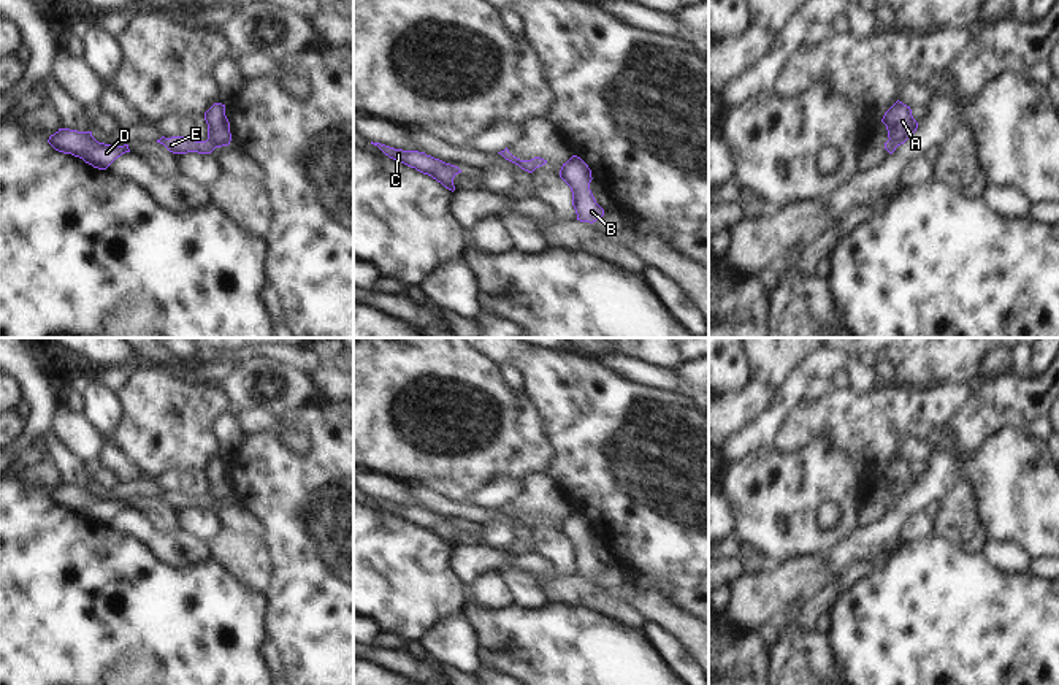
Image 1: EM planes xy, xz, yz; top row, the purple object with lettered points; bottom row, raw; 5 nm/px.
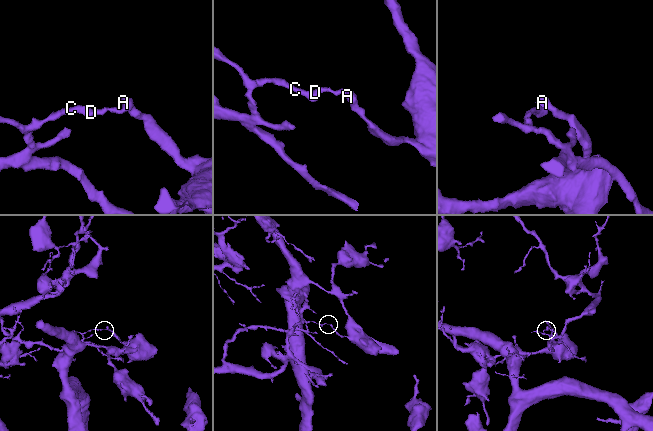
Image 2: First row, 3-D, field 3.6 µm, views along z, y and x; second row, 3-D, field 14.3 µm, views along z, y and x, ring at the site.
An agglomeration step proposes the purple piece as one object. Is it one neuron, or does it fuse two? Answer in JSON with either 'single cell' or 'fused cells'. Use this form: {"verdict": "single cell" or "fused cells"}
{"verdict": "fused cells"}

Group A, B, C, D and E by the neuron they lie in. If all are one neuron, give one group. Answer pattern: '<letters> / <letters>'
A B / C D E

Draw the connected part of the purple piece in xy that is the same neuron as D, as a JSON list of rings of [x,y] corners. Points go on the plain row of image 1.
[[[59,484],[48,498],[59,507],[71,509],[98,525],[106,525],[117,512],[130,507],[128,499],[98,498],[92,487]]]

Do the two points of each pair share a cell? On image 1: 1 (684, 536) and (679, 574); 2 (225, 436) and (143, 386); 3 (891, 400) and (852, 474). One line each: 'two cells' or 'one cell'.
1: one cell
2: two cells
3: two cells

